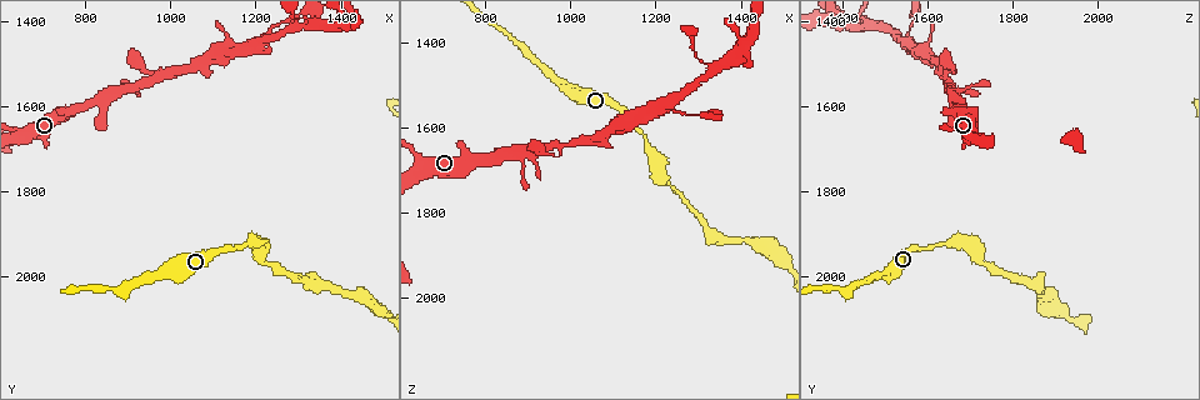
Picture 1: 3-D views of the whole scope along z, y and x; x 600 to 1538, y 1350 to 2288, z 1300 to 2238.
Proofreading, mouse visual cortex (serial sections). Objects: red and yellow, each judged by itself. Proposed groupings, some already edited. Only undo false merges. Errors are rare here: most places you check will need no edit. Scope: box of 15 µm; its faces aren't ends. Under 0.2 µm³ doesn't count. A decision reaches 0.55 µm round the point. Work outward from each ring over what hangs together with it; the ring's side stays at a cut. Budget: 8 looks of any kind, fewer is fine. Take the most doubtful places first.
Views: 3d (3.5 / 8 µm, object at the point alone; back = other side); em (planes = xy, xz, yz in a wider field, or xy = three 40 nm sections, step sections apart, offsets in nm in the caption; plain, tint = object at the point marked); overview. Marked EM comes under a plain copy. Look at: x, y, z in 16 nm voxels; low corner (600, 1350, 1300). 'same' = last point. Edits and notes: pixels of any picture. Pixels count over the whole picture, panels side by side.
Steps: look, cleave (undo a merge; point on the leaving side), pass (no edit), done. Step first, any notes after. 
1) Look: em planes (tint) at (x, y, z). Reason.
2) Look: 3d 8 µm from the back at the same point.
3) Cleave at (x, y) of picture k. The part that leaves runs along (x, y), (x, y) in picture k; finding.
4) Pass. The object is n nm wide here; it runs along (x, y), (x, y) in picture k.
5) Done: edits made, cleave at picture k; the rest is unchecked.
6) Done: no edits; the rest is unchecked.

Look: 3d 3.5 µm at (1215, 1445, 1545).

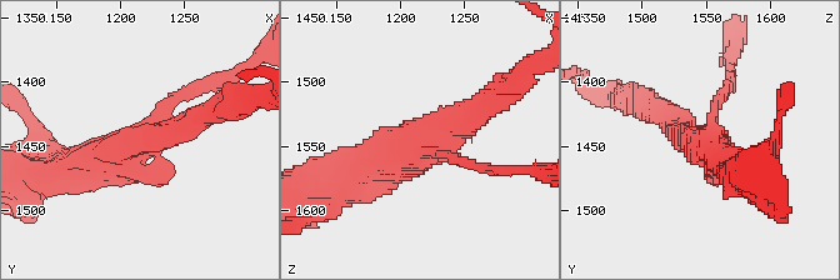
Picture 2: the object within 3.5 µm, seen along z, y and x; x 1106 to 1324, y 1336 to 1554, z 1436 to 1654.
Look: em xy step 5 (tint) at (1214, 1444, 1546).

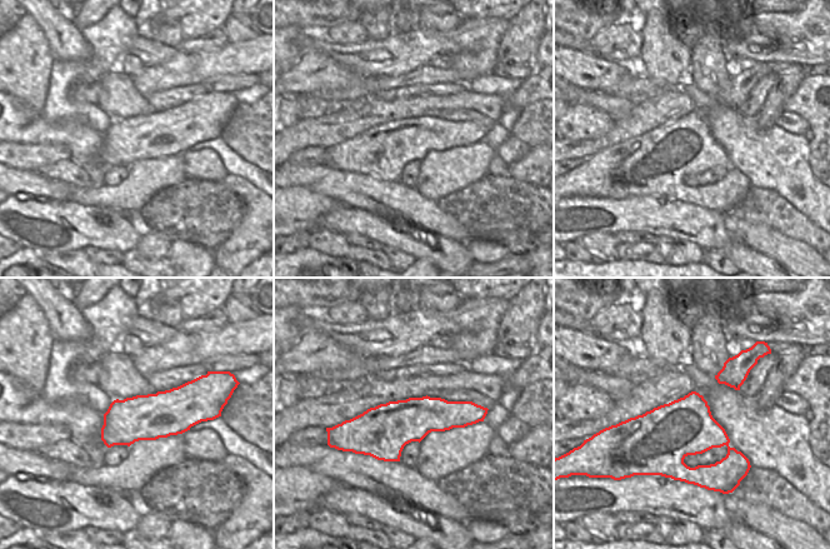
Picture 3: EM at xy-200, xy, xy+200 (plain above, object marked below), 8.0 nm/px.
Look: em xy step 3 (tint) at the same point. Another direction.

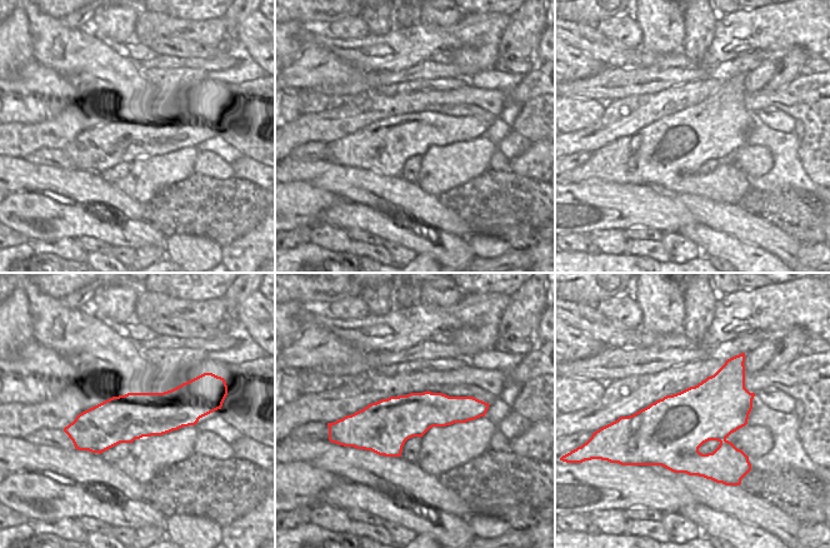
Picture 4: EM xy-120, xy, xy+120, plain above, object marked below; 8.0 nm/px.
Pass. It runs along (480, 404), (350, 423) in picture 4; all the same cell.

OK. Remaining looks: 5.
Look: 3d 3.5 µm at (985, 1990, 1505). Sudden change in width.

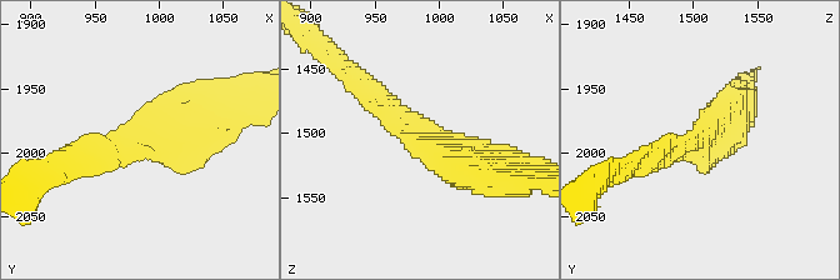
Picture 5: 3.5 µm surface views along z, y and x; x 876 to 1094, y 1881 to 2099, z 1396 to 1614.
Look: em xy step 1 (tint) at (986, 1984, 1508). The arms are 200, 500 nm wide; now the EM.

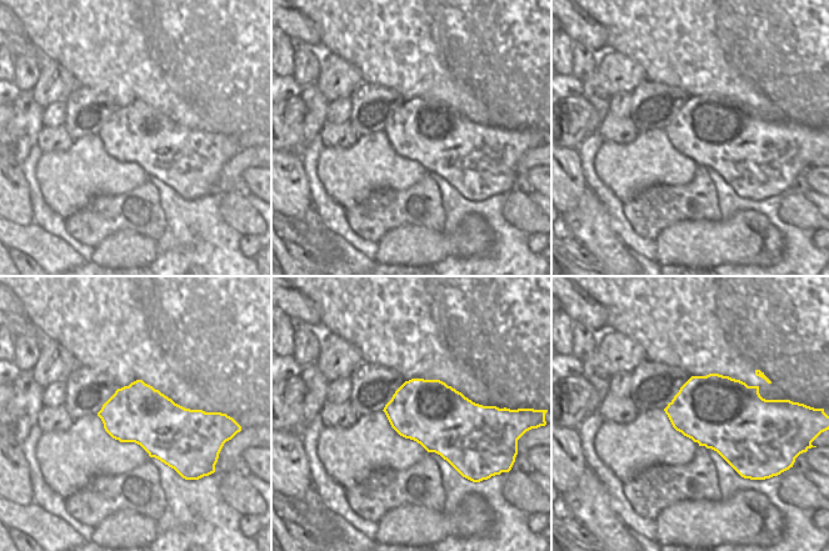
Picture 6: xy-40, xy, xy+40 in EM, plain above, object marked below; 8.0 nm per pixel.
Pass. It runs along (493, 176), (420, 144), (366, 93) in picture 5; all the same cell.

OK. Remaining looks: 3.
Look: 3d 3.5 µm at (1215, 1965, 1720). Sudden change in width.

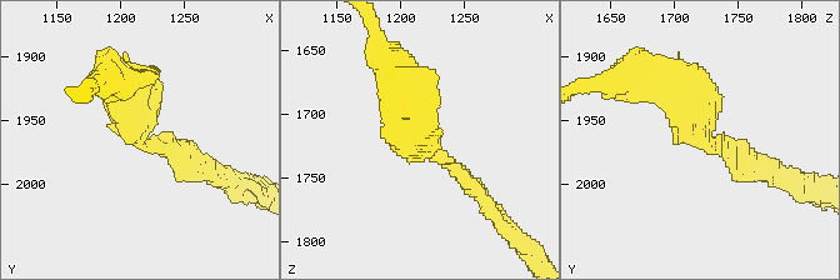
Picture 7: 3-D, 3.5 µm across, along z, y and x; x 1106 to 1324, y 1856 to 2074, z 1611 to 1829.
Look: em xy step 1 (tint) at (1214, 1964, 1722).

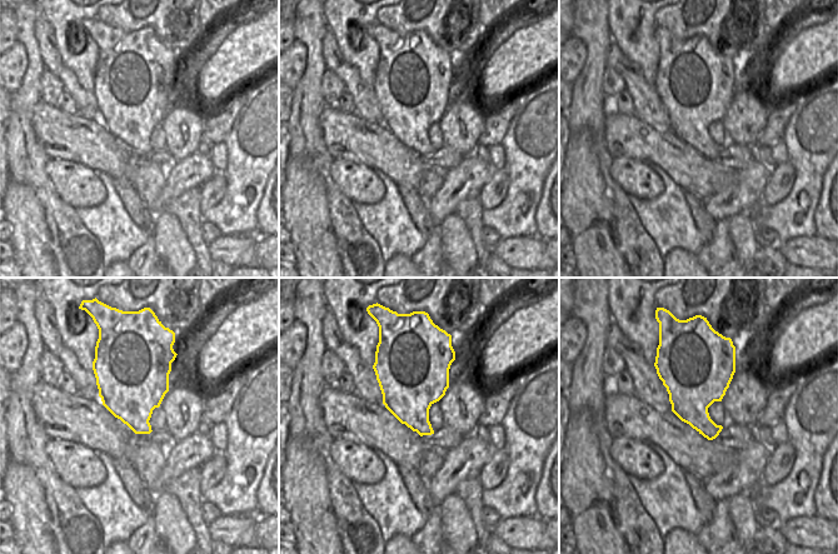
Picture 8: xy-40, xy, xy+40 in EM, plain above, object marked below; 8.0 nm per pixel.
Pass. It runs along (115, 73), (134, 134), (199, 164) in picture 7; all the same cell.

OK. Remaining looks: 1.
Done: no edits; the rest is unchecked.

